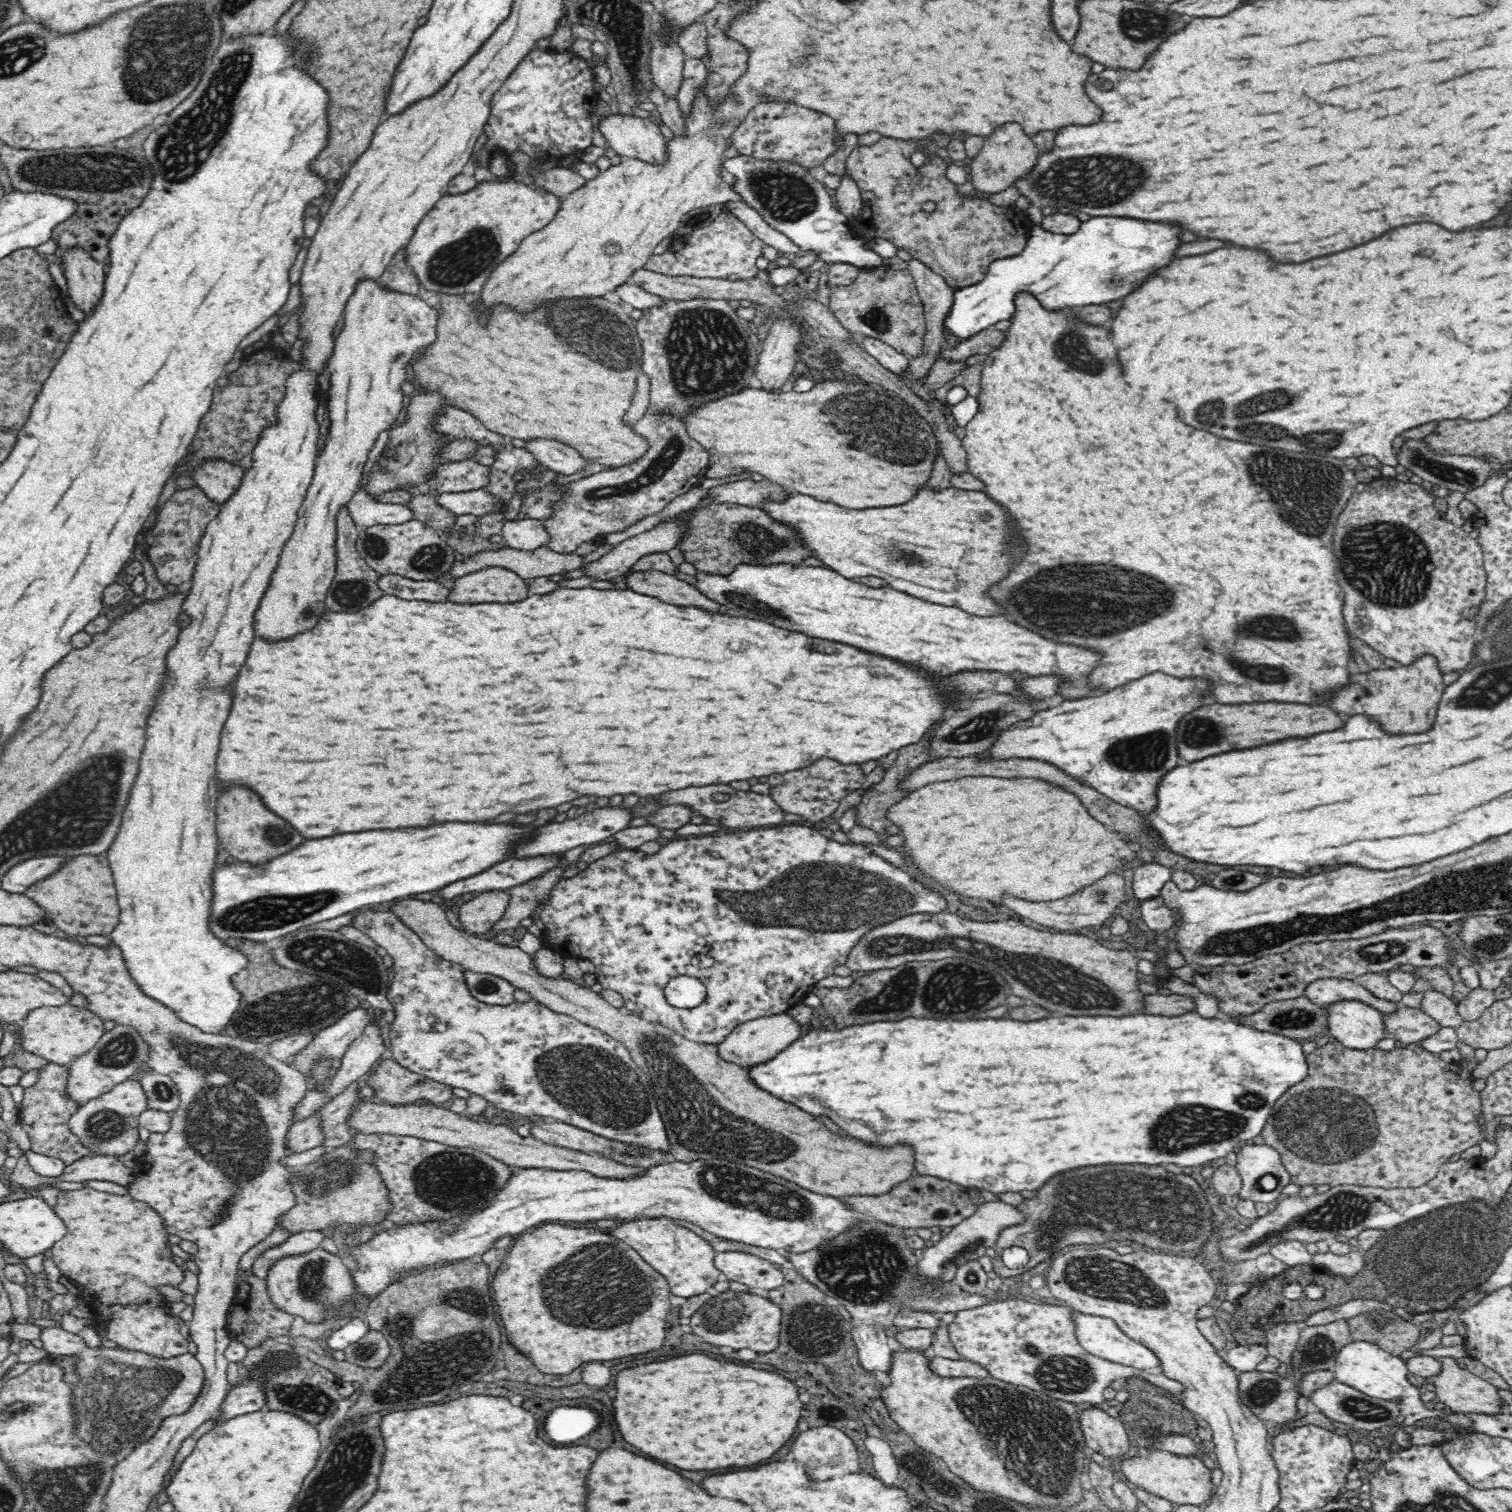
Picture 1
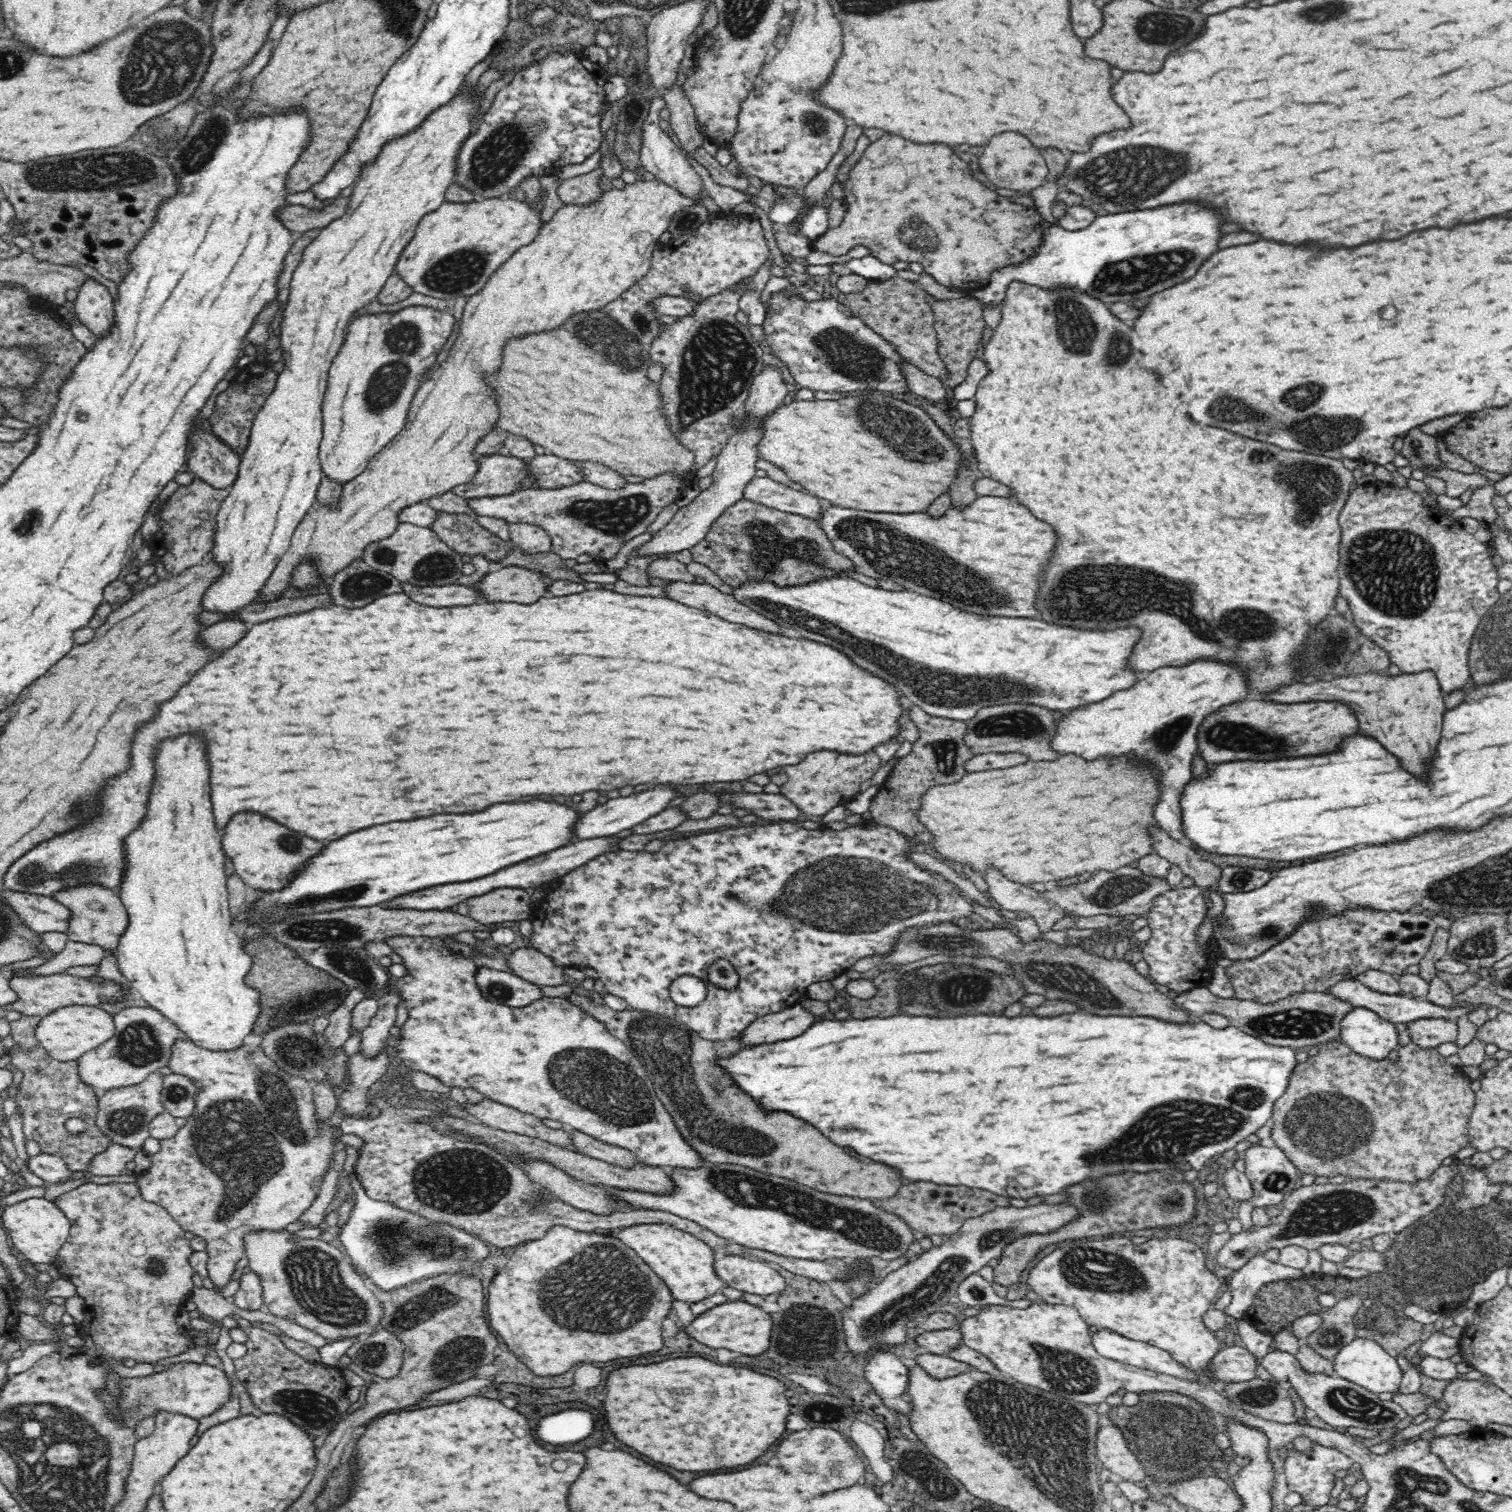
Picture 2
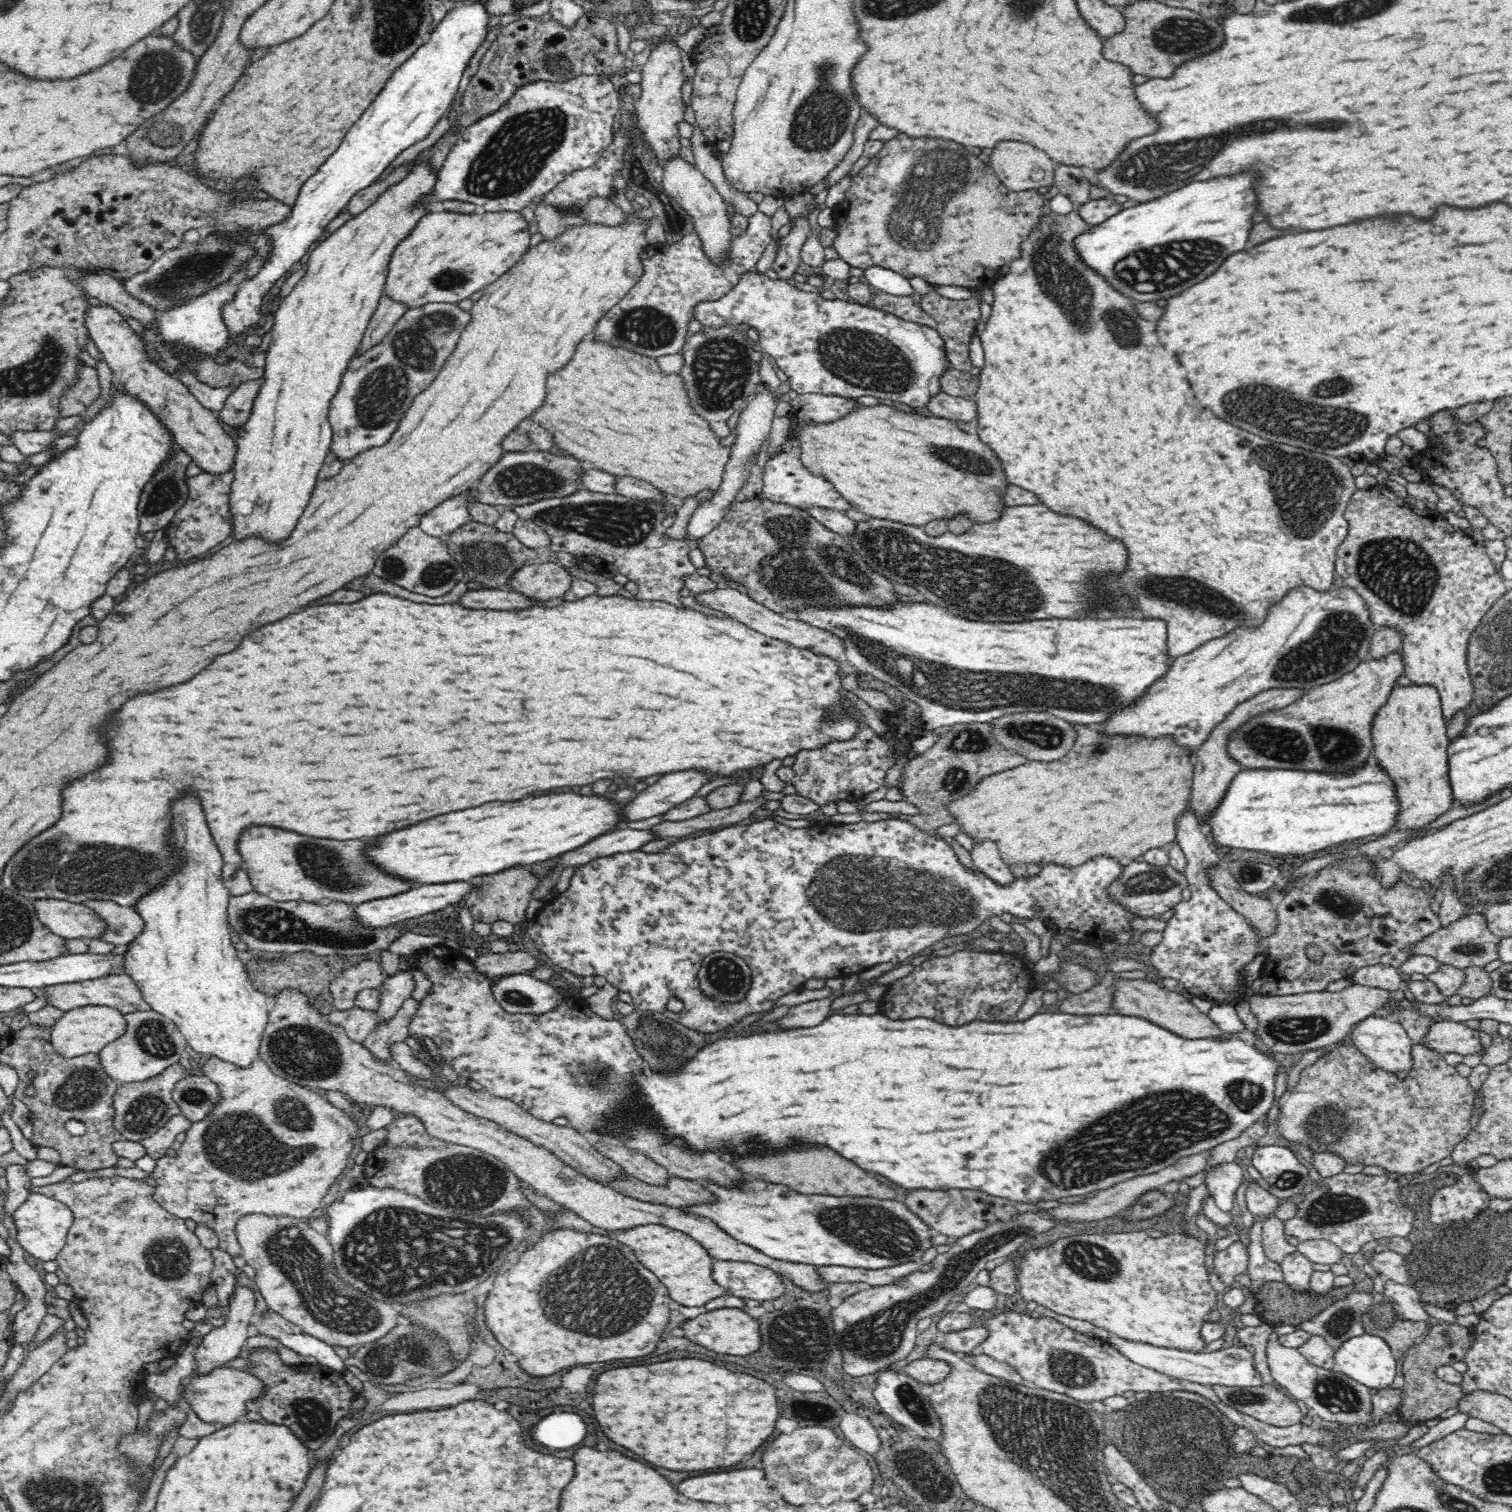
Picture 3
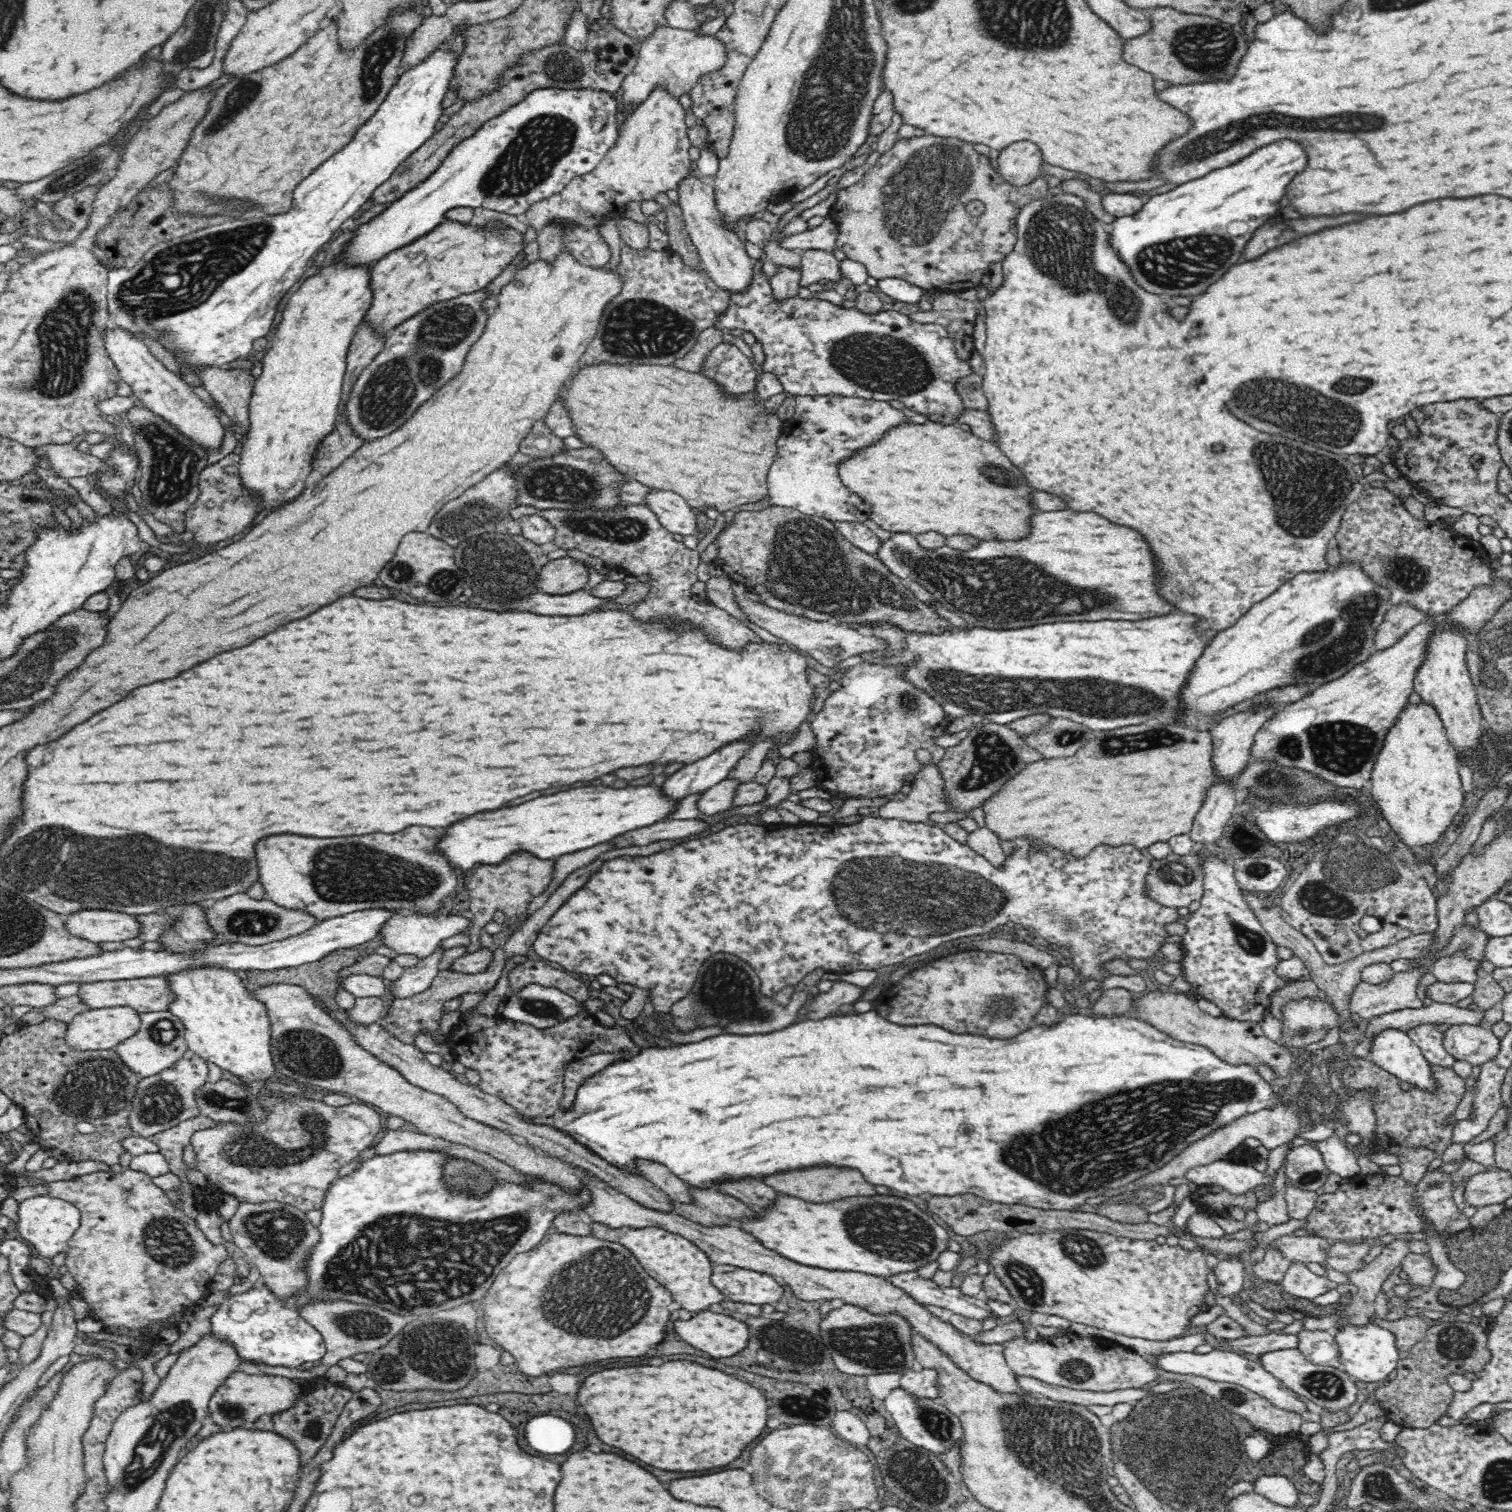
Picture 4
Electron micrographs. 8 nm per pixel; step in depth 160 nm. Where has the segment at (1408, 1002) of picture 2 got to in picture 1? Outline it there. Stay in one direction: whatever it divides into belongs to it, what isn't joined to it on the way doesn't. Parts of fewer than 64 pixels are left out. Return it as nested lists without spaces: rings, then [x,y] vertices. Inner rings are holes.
[[[1340,978],[1314,980],[1314,982],[1310,982],[1310,984],[1306,986],[1304,995],[1307,996],[1307,1000],[1310,1000],[1310,1002],[1320,1007],[1326,1007],[1327,1005],[1335,1004],[1344,1000],[1358,1000],[1366,1005],[1376,1008],[1382,1014],[1394,1013],[1397,1010],[1397,1006],[1401,1005],[1377,998],[1376,995],[1372,995],[1368,989],[1356,983],[1356,981],[1349,981]]]

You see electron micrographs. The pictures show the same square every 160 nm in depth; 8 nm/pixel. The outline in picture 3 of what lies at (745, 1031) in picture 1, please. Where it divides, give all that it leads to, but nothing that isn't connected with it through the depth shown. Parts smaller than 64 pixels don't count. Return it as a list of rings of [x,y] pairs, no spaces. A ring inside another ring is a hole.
[[[839,991],[824,1000],[812,1000],[806,1004],[792,1006],[790,1012],[776,1022],[778,1030],[794,1030],[794,1028],[808,1028],[808,1026],[812,1028],[812,1026],[822,1024],[822,1020],[828,1018],[831,1003],[838,995],[841,995]]]

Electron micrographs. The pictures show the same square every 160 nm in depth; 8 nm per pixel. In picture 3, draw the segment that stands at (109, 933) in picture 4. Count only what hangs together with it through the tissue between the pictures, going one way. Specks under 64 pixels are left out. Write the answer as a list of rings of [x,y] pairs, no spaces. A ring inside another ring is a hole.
[[[57,899],[32,900],[40,923],[62,939],[98,939],[106,930],[98,913],[80,903]]]

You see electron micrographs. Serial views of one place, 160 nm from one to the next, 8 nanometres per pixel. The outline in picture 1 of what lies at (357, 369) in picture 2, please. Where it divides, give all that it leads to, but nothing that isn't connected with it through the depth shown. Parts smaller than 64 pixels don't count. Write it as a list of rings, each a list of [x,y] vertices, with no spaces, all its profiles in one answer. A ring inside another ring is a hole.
[[[362,278],[356,282],[342,317],[344,326],[335,339],[332,356],[327,361],[331,374],[330,389],[327,391],[331,424],[325,440],[326,448],[318,456],[312,482],[298,510],[298,521],[282,548],[282,556],[270,580],[270,588],[254,616],[254,632],[256,636],[266,640],[288,640],[300,632],[308,632],[318,624],[318,620],[326,612],[324,598],[337,571],[338,511],[350,502],[358,490],[362,468],[368,460],[368,452],[375,446],[378,434],[392,426],[403,406],[404,394],[401,386],[406,380],[406,368],[410,366],[412,356],[420,352],[422,346],[432,344],[436,340],[436,322],[438,322],[436,308],[430,307],[429,302],[416,295],[390,290],[374,278]]]

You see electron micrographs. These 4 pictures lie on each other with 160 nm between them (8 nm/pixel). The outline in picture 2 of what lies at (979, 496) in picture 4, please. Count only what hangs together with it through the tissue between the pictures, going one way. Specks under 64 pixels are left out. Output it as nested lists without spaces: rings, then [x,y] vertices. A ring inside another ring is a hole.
[[[856,392],[856,396],[846,396],[844,398],[840,398],[839,400],[814,400],[814,401],[794,401],[790,404],[782,404],[779,405],[776,410],[774,410],[774,414],[772,416],[768,416],[764,422],[762,422],[762,442],[757,444],[758,446],[758,460],[766,460],[767,463],[774,464],[774,467],[777,467],[782,472],[786,472],[786,476],[790,478],[790,480],[801,484],[804,490],[807,490],[808,493],[814,495],[817,499],[824,501],[824,503],[832,503],[838,507],[844,508],[854,508],[854,510],[870,510],[870,512],[894,512],[894,514],[910,514],[910,512],[922,512],[922,510],[926,510],[928,508],[928,504],[932,502],[932,500],[936,500],[942,492],[948,492],[948,488],[950,488],[950,484],[952,484],[952,480],[956,478],[956,469],[959,466],[959,461],[962,458],[962,454],[967,452],[967,454],[971,454],[970,464],[975,464],[974,457],[972,457],[972,450],[965,449],[963,447],[966,443],[962,443],[961,446],[955,446],[955,444],[948,439],[948,436],[939,428],[934,420],[923,410],[920,406],[914,406],[914,404],[908,404],[908,402],[897,400],[894,398],[894,406],[896,408],[900,408],[900,410],[906,410],[906,412],[916,412],[916,416],[918,418],[926,418],[926,428],[932,428],[932,432],[934,432],[934,438],[938,438],[938,444],[942,446],[942,448],[946,448],[946,452],[944,454],[940,454],[938,456],[938,460],[934,460],[932,464],[928,462],[928,464],[922,464],[922,462],[912,462],[912,460],[904,460],[904,458],[900,458],[894,450],[890,450],[888,446],[886,446],[886,440],[882,440],[882,438],[878,438],[878,434],[874,434],[872,430],[868,430],[862,422],[860,422],[860,402],[868,402],[872,396],[864,396],[864,394],[860,394],[860,392]]]

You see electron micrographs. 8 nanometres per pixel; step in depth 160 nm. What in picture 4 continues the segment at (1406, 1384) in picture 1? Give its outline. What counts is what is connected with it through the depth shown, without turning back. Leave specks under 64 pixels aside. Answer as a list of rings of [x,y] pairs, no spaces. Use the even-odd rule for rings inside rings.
[[[1370,1322],[1362,1327],[1346,1325],[1334,1335],[1342,1370],[1349,1376],[1353,1376],[1356,1381],[1385,1382],[1386,1378],[1397,1368],[1399,1353],[1397,1352],[1396,1337],[1388,1329]]]

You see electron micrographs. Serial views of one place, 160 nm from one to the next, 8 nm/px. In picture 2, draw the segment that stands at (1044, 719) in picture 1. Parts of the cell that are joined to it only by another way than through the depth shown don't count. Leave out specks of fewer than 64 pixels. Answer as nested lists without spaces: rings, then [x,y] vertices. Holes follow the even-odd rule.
[[[1208,660],[1192,662],[1182,668],[1158,668],[1148,674],[1138,674],[1137,678],[1134,688],[1122,690],[1098,704],[1086,704],[1084,708],[1062,711],[1062,717],[1054,720],[1056,732],[1050,738],[1050,746],[1058,754],[1078,754],[1086,760],[1096,760],[1102,756],[1118,758],[1122,754],[1134,754],[1140,762],[1148,762],[1156,770],[1160,780],[1160,804],[1154,806],[1154,820],[1172,838],[1184,840],[1182,814],[1178,802],[1184,784],[1192,778],[1192,758],[1198,750],[1198,743],[1196,743],[1198,724],[1204,720],[1204,716],[1216,712],[1218,708],[1244,700],[1248,696],[1246,678],[1238,672],[1238,668],[1220,662],[1208,662]]]

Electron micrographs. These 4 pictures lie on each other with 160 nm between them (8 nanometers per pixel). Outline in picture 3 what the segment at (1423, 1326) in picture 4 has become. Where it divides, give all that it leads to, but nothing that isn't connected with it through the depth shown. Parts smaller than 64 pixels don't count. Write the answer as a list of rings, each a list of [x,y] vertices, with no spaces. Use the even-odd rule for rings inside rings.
[[[1370,1313],[1361,1316],[1360,1324],[1364,1332],[1382,1337],[1389,1345],[1394,1359],[1404,1359],[1408,1350],[1414,1344],[1420,1343],[1420,1338],[1429,1331],[1427,1323],[1413,1320],[1396,1320],[1392,1326],[1382,1328],[1378,1322],[1370,1320]]]

